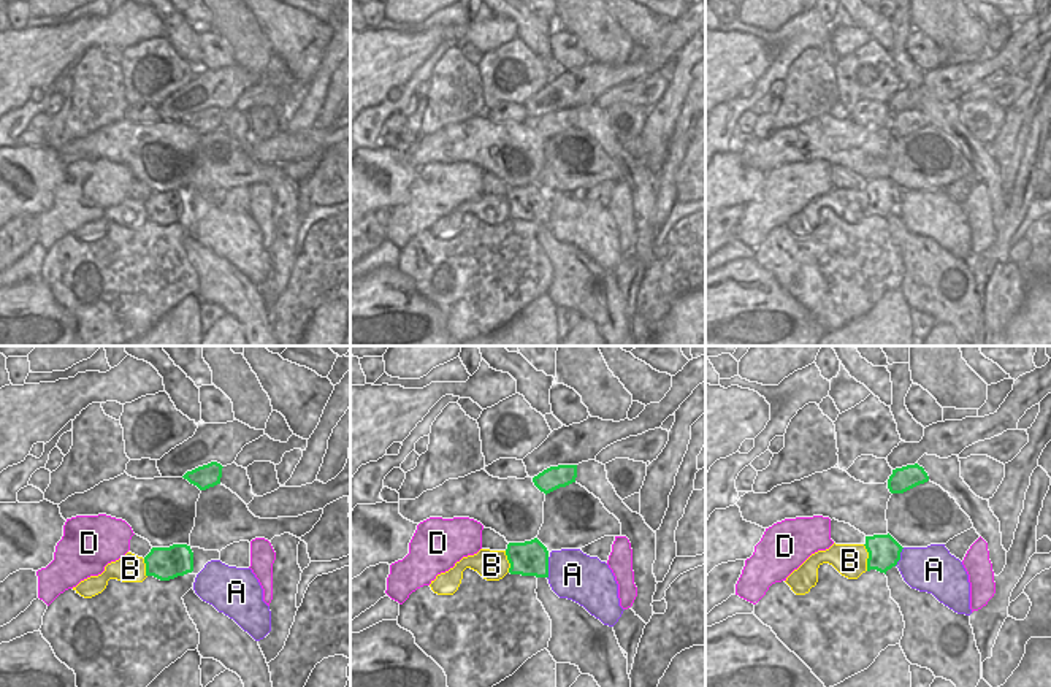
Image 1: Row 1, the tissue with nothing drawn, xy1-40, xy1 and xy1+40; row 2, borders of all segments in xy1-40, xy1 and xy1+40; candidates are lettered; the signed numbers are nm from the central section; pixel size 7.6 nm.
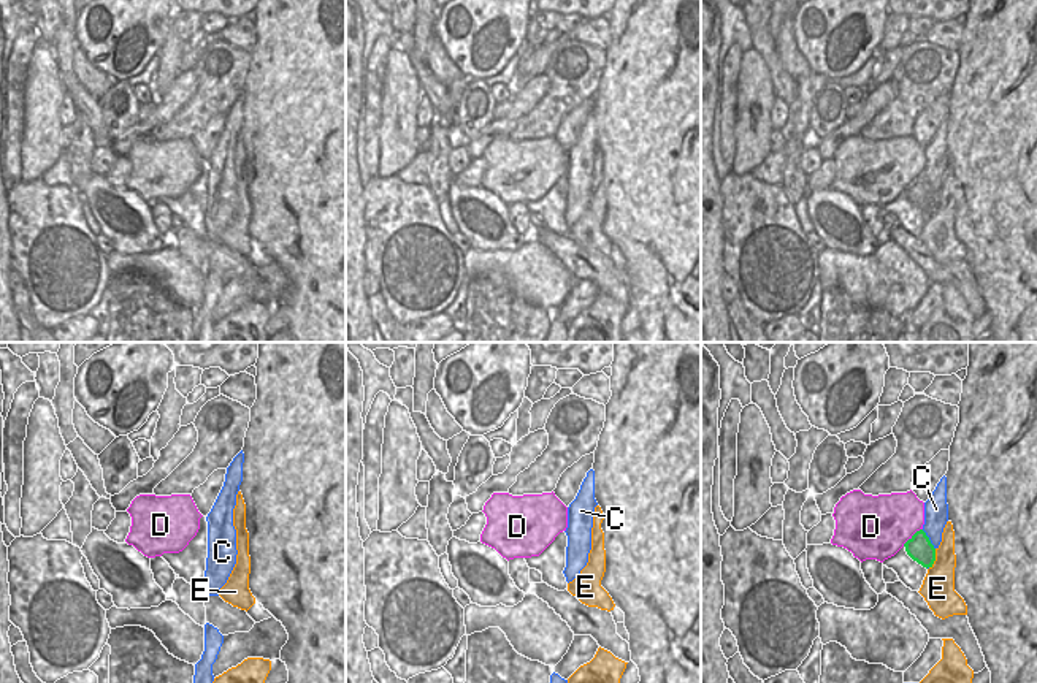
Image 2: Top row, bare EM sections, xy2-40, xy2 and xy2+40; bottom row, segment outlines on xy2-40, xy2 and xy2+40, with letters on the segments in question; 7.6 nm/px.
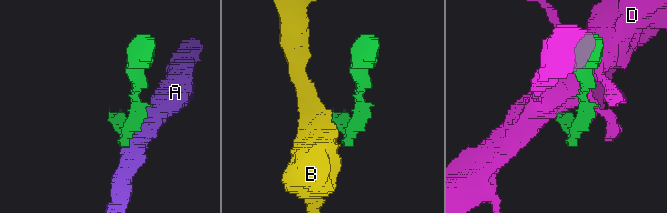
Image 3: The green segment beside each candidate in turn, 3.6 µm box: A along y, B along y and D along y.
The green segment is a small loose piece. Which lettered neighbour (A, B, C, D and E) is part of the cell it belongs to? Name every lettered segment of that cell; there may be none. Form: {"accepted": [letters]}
{"accepted": ["C"]}

